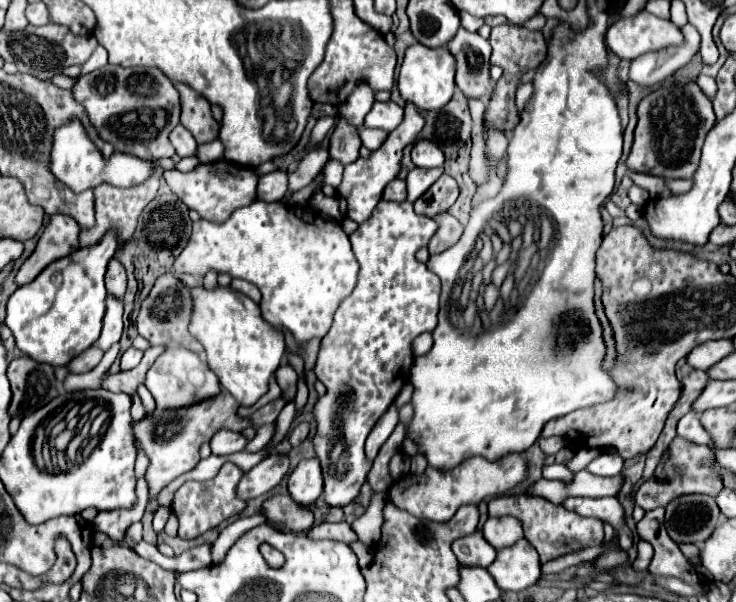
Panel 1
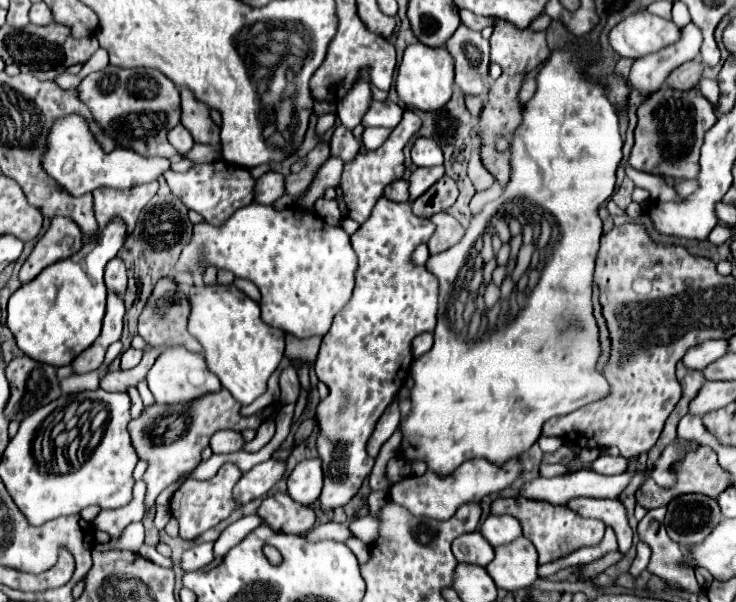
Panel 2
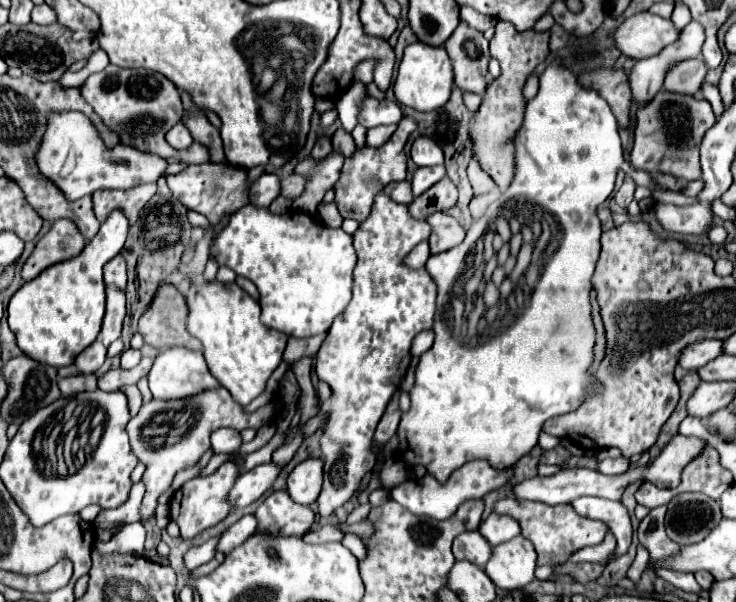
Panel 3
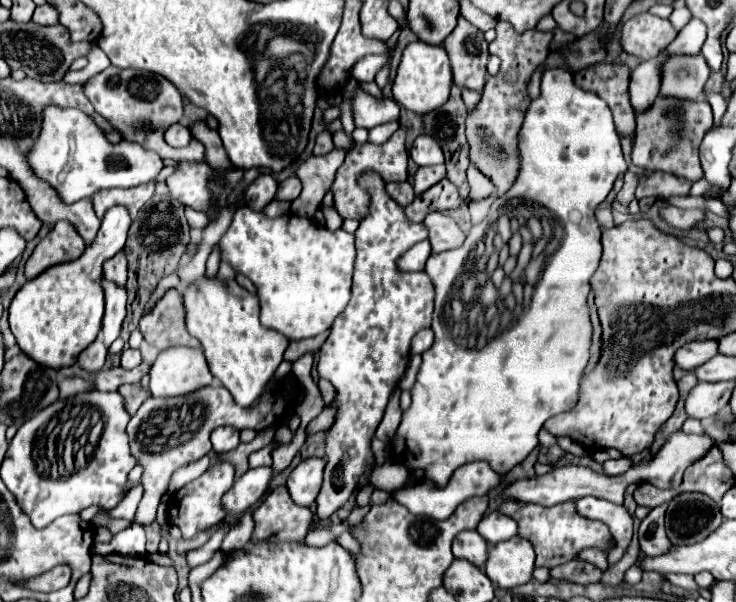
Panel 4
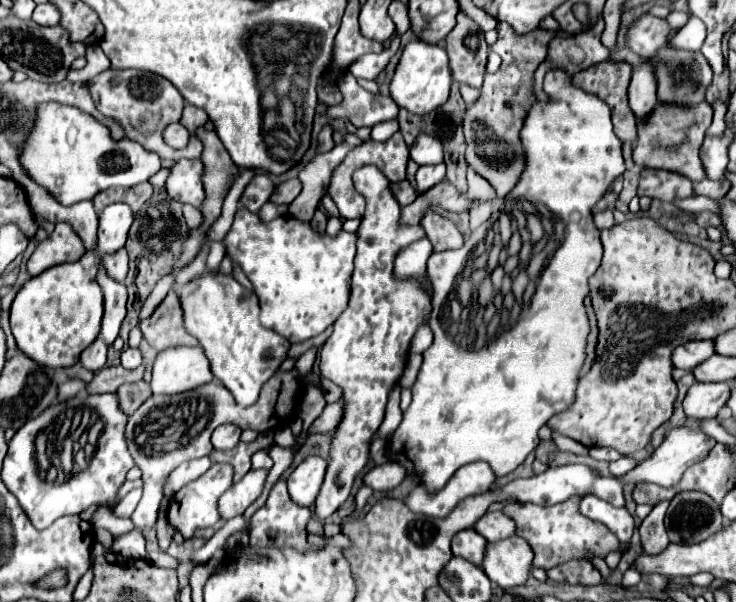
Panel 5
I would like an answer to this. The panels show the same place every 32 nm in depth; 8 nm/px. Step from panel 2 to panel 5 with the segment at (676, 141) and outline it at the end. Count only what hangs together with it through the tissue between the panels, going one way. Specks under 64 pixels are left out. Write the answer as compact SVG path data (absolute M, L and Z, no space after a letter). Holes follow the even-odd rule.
M656 102L656 108L638 120L638 142L632 158L642 168L660 168L686 176L692 182L704 180L704 168L698 158L700 144L712 124L712 106L708 102L684 106L674 102Z

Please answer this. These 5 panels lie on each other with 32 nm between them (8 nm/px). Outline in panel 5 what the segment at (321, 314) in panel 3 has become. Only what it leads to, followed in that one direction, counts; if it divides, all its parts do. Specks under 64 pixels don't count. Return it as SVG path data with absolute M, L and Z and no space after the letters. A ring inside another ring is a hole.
M240 208L234 216L234 224L224 236L226 256L234 264L238 264L248 280L254 284L254 292L260 298L260 324L264 328L280 332L290 342L302 342L322 334L334 320L342 314L350 298L350 278L354 270L354 256L356 256L356 234L340 230L336 236L328 232L316 232L308 222L300 222L298 218L286 214L274 218L272 222L262 222L262 218L246 208Z

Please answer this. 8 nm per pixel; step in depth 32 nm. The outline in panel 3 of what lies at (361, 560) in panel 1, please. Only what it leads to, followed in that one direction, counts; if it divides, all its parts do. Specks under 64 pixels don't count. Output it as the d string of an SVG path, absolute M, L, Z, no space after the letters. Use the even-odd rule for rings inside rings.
M346 533L342 540L342 544L344 544L359 561L366 557L365 545L355 534Z

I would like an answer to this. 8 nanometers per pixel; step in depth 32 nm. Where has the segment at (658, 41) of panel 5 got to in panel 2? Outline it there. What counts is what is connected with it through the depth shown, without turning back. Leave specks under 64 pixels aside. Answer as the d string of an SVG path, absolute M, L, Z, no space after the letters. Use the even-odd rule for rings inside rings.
M646 10L626 16L618 22L610 34L610 46L622 58L640 58L658 52L680 40L680 30L672 20L664 20Z

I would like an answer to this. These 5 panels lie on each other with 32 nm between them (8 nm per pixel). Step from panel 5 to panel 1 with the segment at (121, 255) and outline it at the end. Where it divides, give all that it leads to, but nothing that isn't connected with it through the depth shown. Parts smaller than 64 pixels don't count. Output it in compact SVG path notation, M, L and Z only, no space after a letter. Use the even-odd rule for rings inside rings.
M112 260L108 264L108 272L106 272L106 290L110 296L114 296L116 300L124 298L126 292L126 272L124 266L118 260Z

